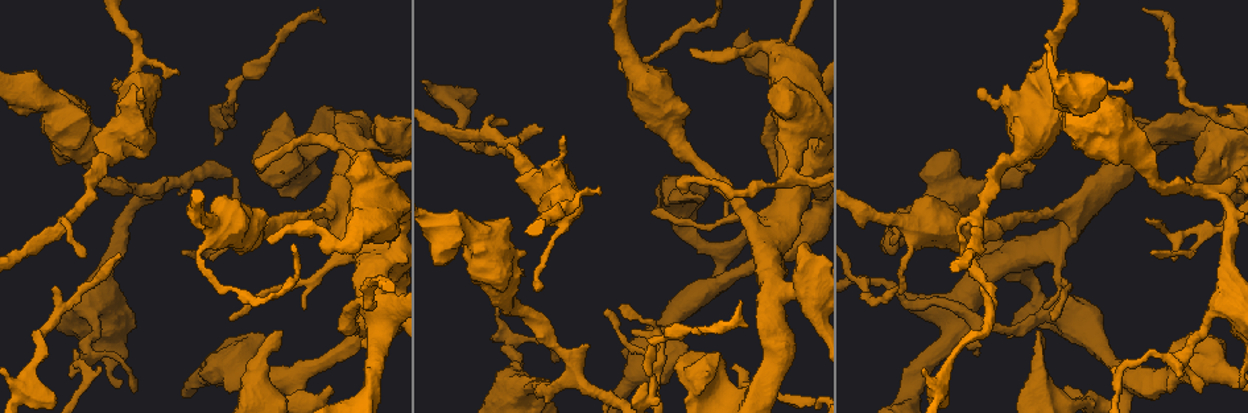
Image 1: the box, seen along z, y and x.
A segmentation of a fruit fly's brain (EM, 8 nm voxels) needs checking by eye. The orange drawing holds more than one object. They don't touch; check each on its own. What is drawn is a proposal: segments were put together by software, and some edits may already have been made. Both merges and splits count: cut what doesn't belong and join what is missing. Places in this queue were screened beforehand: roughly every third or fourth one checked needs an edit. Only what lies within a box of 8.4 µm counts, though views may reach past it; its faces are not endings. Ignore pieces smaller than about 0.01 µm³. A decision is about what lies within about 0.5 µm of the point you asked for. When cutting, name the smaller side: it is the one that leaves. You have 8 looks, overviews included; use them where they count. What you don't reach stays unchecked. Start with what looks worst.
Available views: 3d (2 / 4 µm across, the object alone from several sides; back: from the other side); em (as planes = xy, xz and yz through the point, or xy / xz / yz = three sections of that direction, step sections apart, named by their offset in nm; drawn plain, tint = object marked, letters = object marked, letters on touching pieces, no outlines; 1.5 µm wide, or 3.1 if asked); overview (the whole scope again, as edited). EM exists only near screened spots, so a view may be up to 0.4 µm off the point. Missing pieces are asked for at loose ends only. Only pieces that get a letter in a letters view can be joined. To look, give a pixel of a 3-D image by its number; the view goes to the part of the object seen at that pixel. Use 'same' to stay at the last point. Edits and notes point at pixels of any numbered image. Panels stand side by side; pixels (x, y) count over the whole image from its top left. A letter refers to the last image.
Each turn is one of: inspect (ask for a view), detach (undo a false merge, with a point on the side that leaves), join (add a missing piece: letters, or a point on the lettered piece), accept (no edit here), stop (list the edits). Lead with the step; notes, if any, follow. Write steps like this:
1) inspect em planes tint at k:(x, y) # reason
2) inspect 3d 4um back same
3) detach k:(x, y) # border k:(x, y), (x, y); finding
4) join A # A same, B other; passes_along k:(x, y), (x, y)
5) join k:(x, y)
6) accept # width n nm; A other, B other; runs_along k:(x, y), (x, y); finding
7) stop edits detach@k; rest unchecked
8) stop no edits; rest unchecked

inspect em xy step 8 tint at 1:(540, 132)

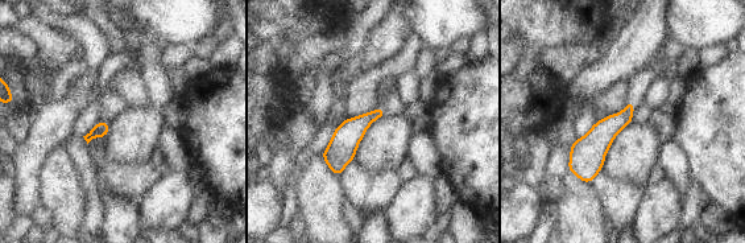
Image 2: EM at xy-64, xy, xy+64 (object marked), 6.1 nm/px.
inspect em planes letters same

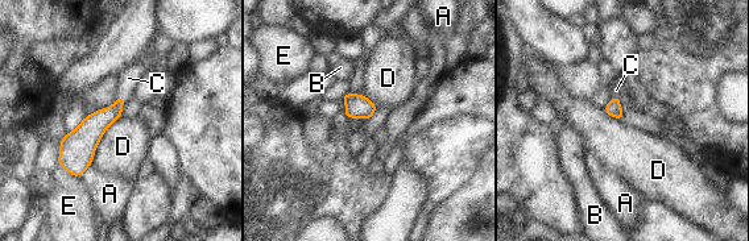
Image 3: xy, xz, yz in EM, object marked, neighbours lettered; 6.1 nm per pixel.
join C # A other, B other, C same, D other, E other; passes_along 3:(94, 125), (121, 96), (128, 78); it goes on there

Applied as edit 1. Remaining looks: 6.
inspect overview

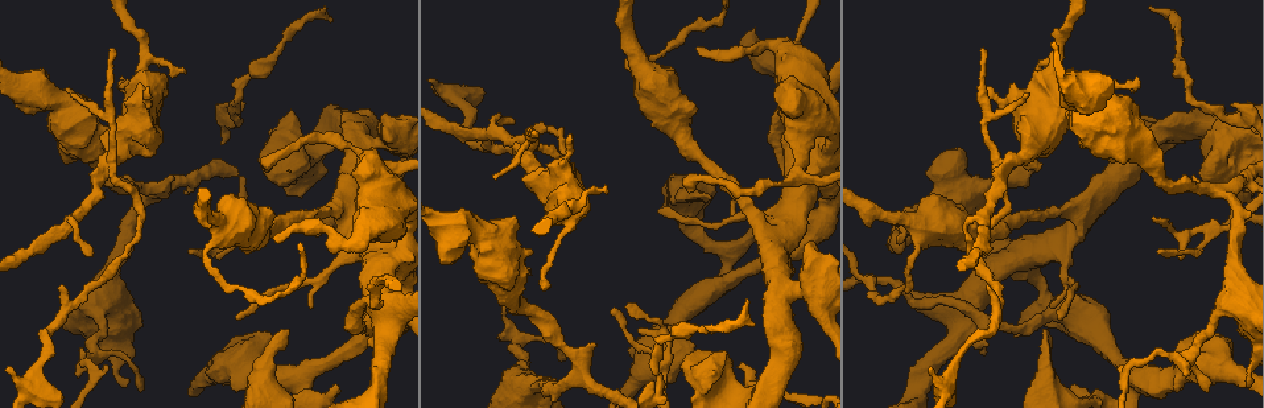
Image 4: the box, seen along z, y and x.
inspect em planes plain at 4:(570, 134) # free end

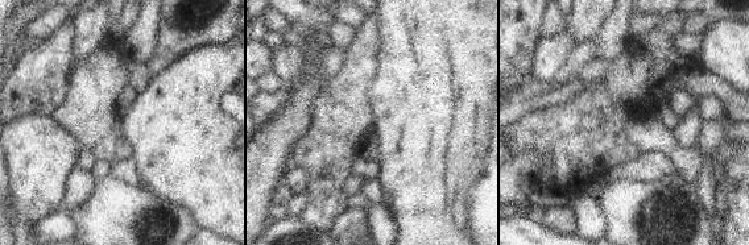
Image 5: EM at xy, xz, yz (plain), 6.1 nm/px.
inspect em planes letters same

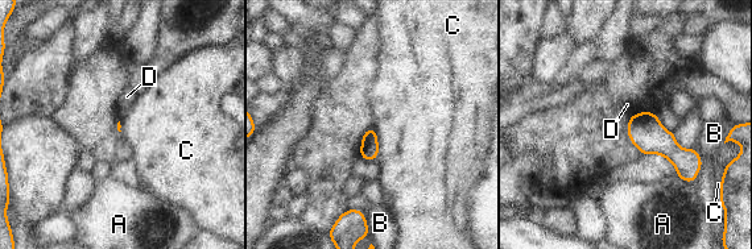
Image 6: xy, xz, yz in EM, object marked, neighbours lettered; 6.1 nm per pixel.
accept # A other, B other, C other, D other; no lettered piece goes on from it

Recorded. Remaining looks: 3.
inspect 3d 4um at 4:(814, 244) # stops while still wide

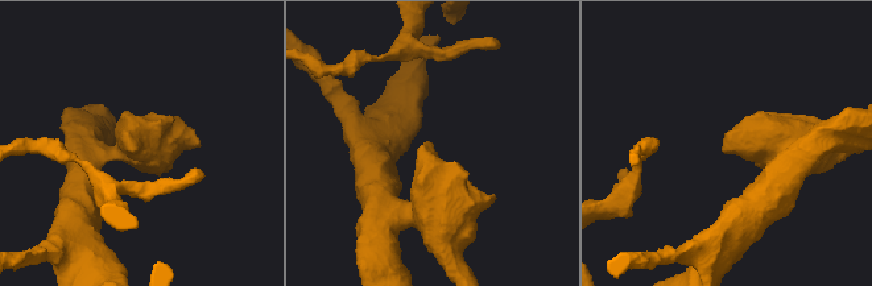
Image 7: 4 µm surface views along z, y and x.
inspect em xz step 8 letters at 7:(726, 152)

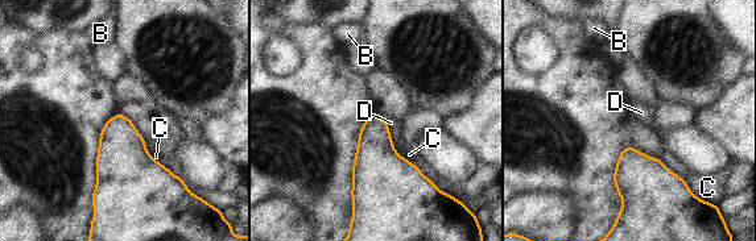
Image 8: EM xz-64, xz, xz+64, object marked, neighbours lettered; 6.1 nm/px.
accept # B other, C other, D other; border 8:(381, 115), (389, 127); none of them fits

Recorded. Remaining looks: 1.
stop edits join@3; rest unchecked

